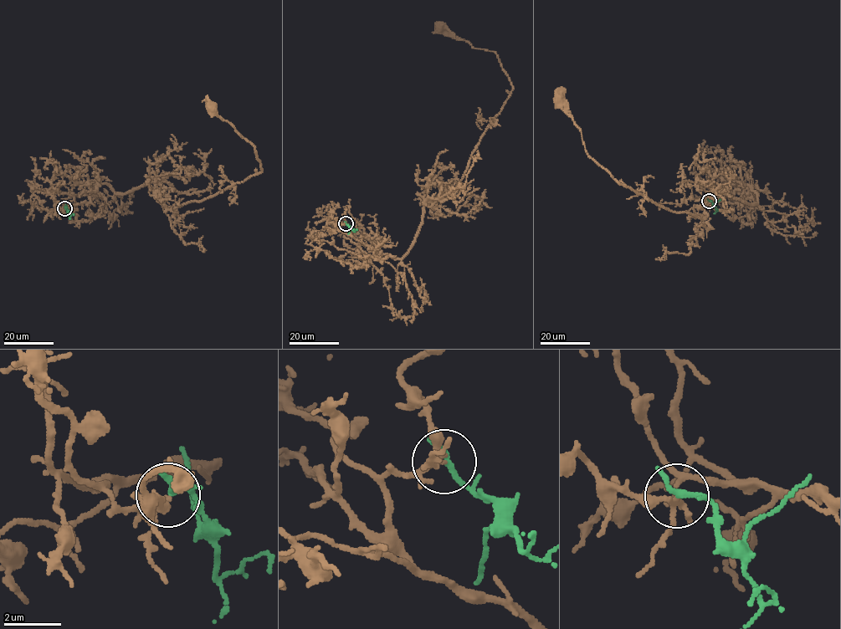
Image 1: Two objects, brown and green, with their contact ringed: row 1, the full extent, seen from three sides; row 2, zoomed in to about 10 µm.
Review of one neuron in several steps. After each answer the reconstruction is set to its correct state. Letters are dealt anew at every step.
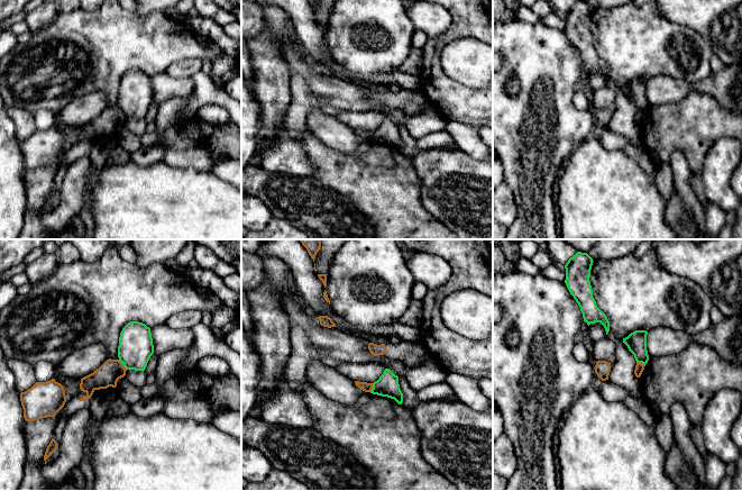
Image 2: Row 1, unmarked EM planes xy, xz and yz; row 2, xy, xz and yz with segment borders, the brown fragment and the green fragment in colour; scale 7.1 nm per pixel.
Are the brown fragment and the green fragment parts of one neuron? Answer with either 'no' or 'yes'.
no

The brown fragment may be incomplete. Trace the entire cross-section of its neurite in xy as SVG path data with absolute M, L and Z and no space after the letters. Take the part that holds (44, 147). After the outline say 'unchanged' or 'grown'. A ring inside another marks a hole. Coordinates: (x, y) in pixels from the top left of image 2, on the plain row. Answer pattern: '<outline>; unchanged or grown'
M52 127L36 130L30 137L20 142L20 149L26 170L54 165L64 155L66 144L64 135Z; unchanged

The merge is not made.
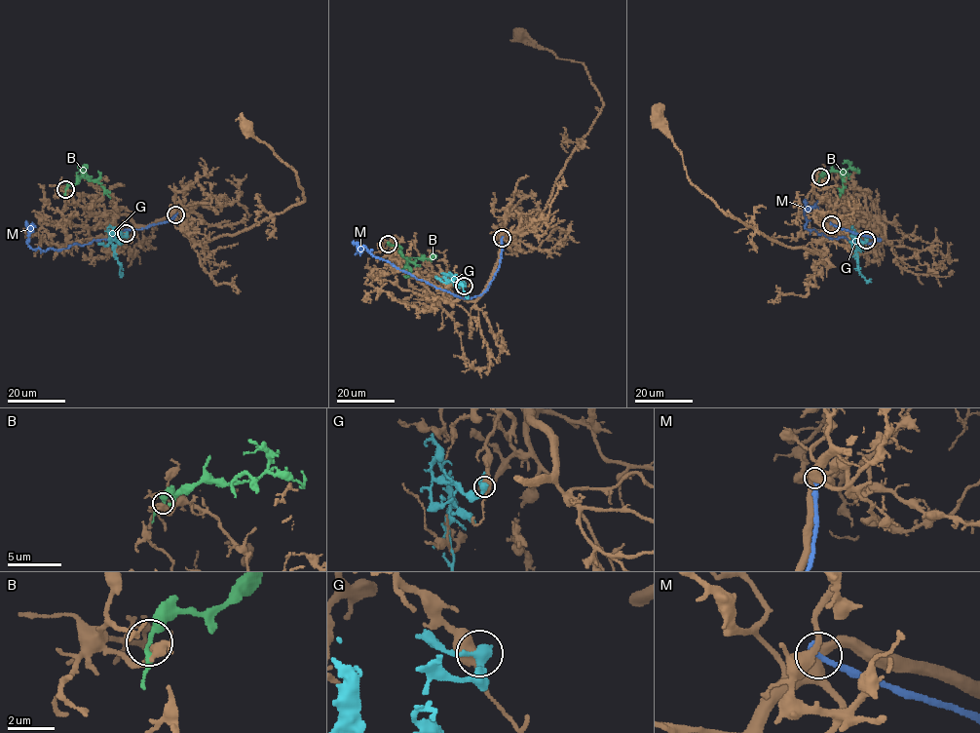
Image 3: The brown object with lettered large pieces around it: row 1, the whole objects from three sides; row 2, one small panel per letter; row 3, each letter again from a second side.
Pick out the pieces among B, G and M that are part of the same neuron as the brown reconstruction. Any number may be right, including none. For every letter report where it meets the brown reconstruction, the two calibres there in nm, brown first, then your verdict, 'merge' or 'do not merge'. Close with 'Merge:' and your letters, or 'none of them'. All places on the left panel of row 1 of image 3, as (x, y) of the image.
B: meets brown at (65, 189); 380 nm thick on the brown side, 240 nm on the other; do not merge
G: meets brown at (126, 233); 460 nm thick on the brown side, 360 nm on the other; do not merge
M: meets brown at (175, 214); 500 nm thick on the brown side, 360 nm on the other; do not merge
Merge: none of them

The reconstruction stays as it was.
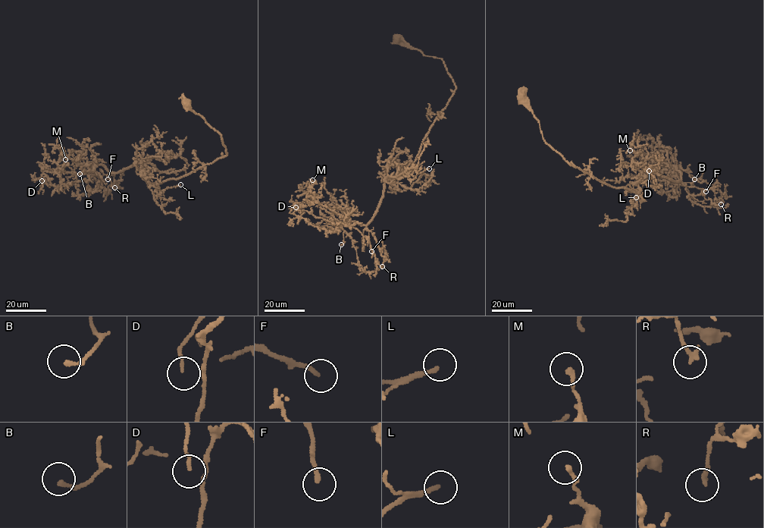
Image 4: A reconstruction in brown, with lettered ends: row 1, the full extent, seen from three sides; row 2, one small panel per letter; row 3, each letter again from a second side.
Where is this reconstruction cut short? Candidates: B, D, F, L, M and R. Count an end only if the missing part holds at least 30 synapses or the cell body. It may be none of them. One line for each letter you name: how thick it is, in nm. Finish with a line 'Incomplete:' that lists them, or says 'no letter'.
F: Thickness 170 nm
L: Thickness 180 nm
Incomplete: F, L

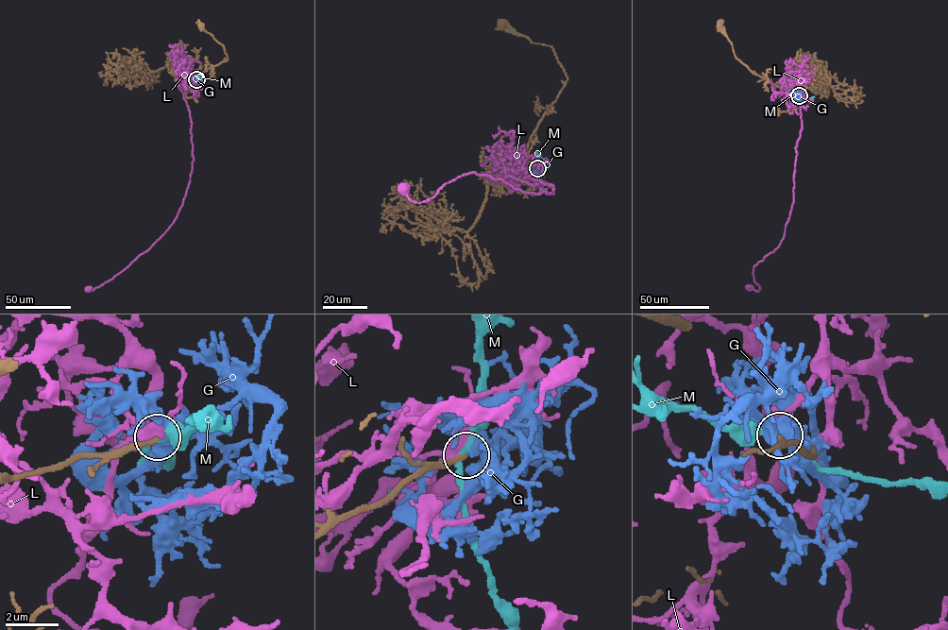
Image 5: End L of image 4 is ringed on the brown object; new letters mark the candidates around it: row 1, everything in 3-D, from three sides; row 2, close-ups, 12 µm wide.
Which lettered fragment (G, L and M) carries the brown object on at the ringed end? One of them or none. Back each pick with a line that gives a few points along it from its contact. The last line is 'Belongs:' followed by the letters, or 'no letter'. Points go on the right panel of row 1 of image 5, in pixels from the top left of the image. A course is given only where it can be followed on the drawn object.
Belongs: no letter

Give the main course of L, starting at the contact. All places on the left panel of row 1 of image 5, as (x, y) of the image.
L: (196, 79), (186, 69), (177, 71), (189, 111), (194, 161), (177, 217), (127, 266), (89, 288)

